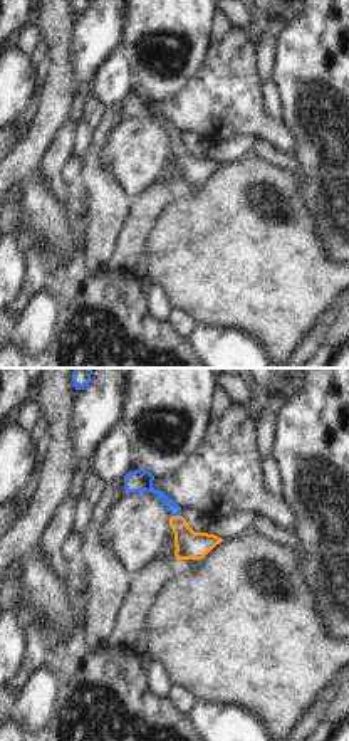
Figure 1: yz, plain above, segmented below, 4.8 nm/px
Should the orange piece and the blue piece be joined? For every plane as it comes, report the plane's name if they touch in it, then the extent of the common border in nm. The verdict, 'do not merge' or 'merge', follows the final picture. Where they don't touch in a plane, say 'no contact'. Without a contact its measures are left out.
meets orange in yz; contact 50 nm long

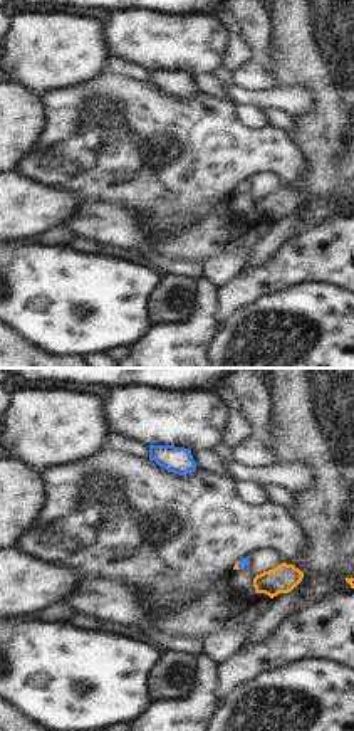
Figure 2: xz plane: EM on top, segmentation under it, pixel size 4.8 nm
meets orange in xz; contact 40 nm long

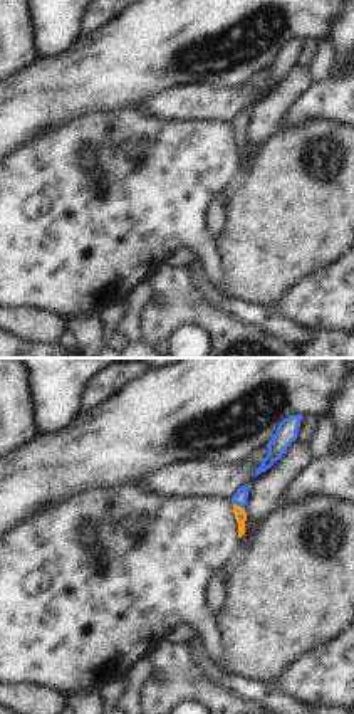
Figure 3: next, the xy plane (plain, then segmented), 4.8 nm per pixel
meets orange in xy; contact 50 nm long

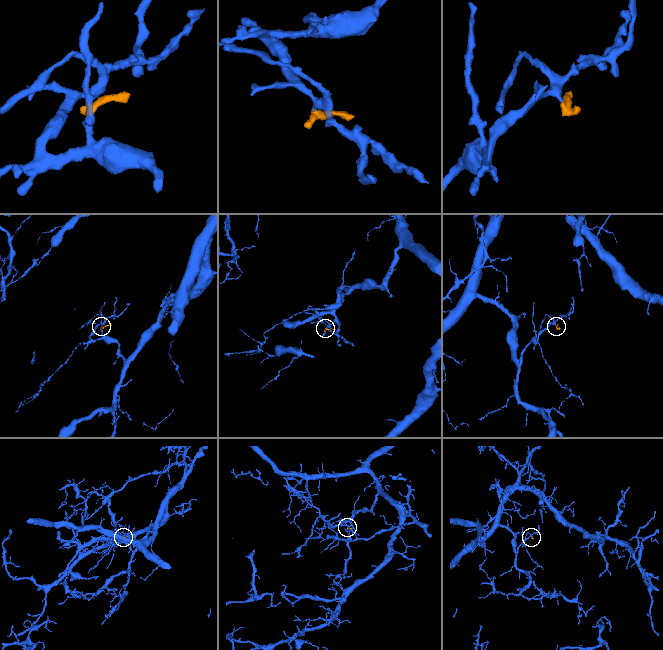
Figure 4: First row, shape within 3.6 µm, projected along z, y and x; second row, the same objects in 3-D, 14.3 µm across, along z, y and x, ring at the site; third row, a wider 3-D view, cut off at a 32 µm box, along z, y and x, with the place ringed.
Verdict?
merge

